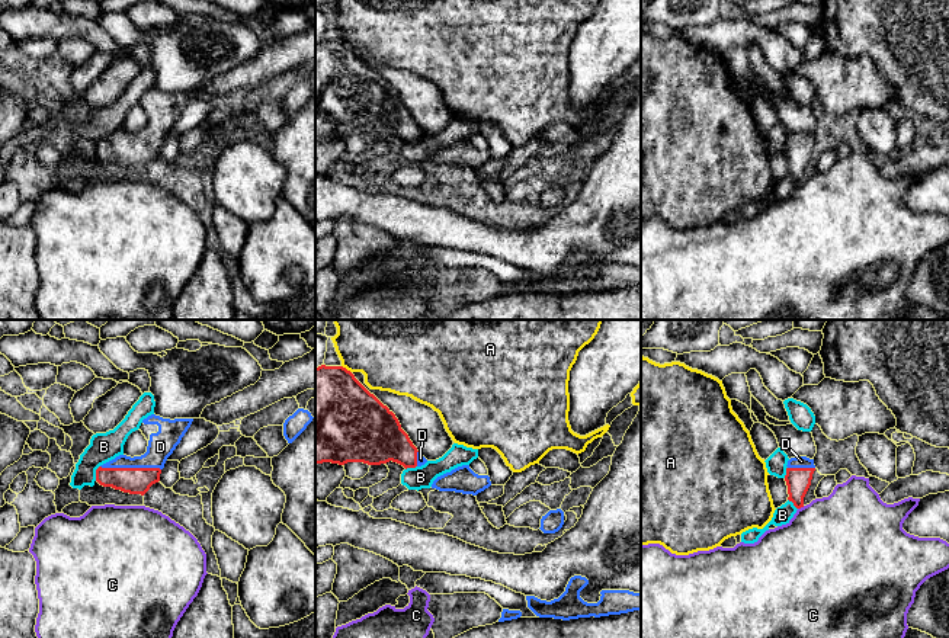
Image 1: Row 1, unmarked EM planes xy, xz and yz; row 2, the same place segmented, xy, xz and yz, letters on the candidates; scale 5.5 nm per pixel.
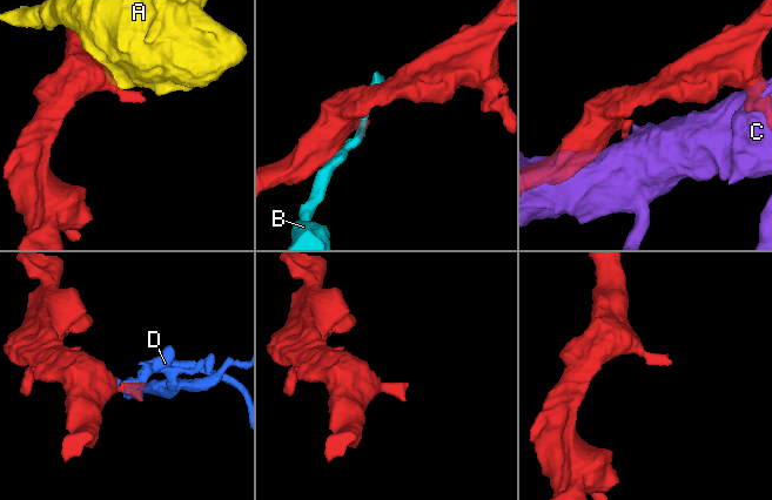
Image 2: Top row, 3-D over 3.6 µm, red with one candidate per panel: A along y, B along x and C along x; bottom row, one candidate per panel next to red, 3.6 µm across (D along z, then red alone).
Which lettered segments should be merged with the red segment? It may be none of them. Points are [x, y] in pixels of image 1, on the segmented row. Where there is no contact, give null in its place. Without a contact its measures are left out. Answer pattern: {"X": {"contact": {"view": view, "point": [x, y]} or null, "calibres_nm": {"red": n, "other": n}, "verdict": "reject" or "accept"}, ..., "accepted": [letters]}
{"A": {"contact": {"view": "xz", "point": [345, 368]}, "calibres_nm": {"red": 480, "other": 440}, "verdict": "reject"}, "B": {"contact": {"view": "xy", "point": [96, 473]}, "calibres_nm": {"red": 140, "other": 160}, "verdict": "reject"}, "C": {"contact": {"view": "yz", "point": [801, 506]}, "calibres_nm": {"red": 140, "other": 480}, "verdict": "reject"}, "D": {"contact": {"view": "xy", "point": [131, 468]}, "calibres_nm": {"red": 140, "other": 140}, "verdict": "accept"}, "accepted": ["D"]}

